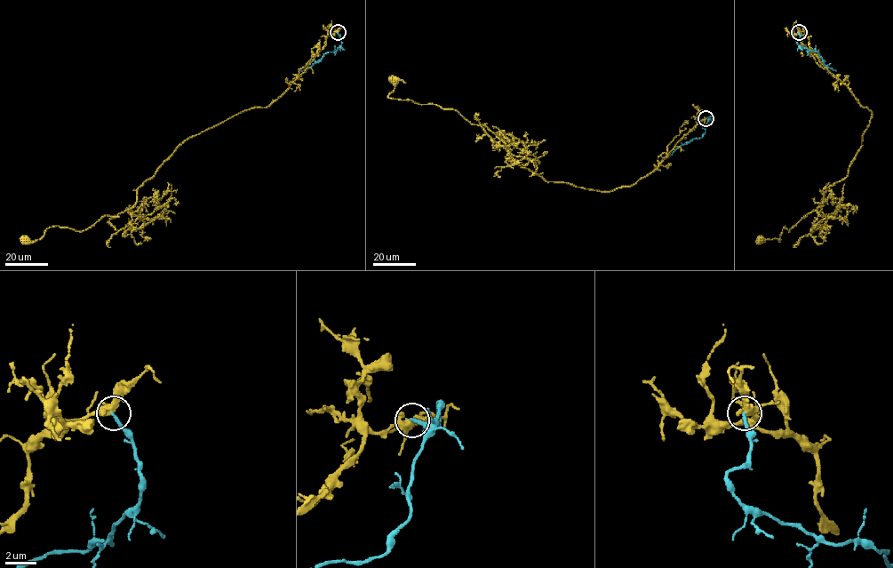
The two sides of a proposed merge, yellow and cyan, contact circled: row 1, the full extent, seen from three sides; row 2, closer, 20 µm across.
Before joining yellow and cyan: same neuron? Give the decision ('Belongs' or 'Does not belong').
Does not belong

